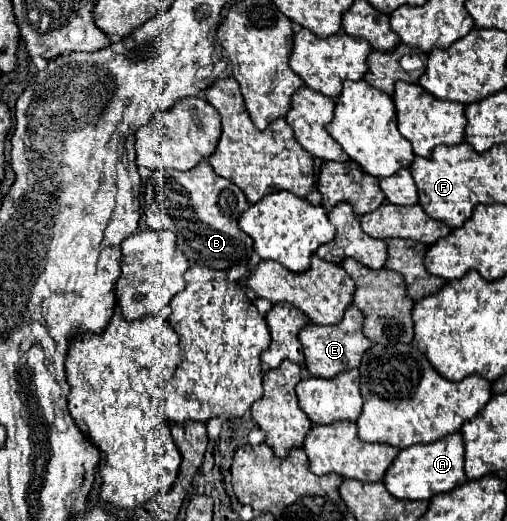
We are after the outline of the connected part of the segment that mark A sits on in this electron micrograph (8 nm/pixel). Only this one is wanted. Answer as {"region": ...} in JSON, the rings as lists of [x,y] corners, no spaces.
{"region":[[[450,434],[430,444],[410,446],[400,450],[398,458],[392,462],[384,476],[384,484],[394,498],[400,500],[430,500],[436,494],[450,492],[466,482],[464,474],[464,440],[462,434]]]}

